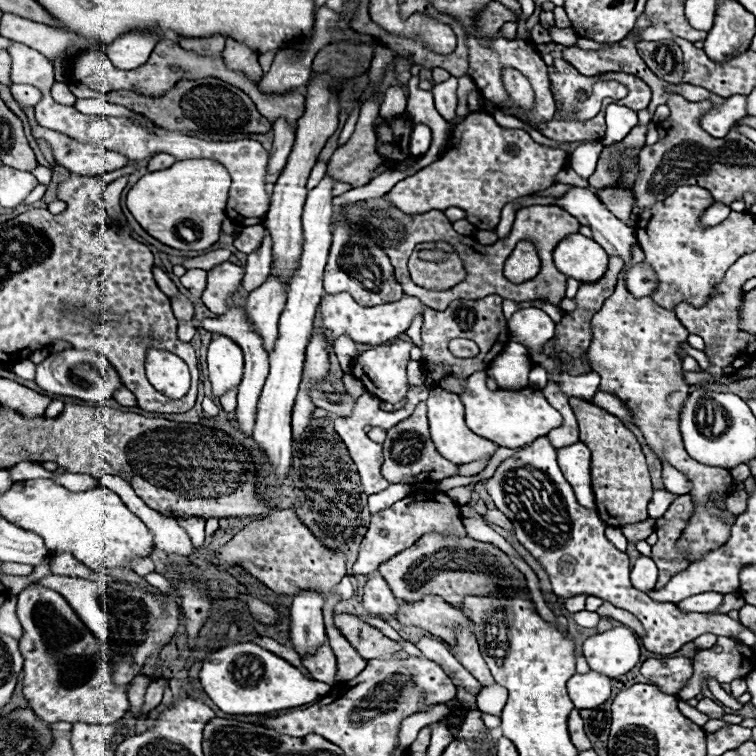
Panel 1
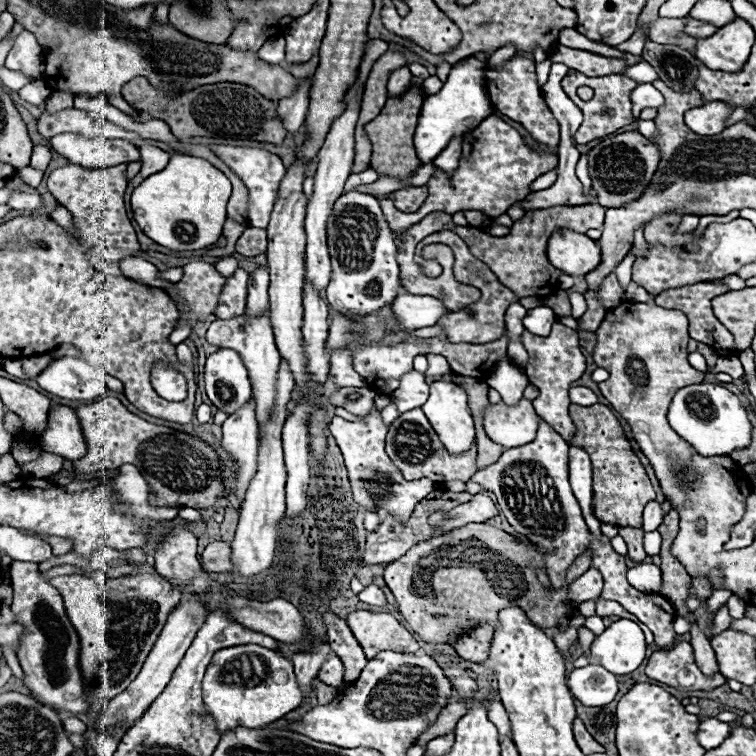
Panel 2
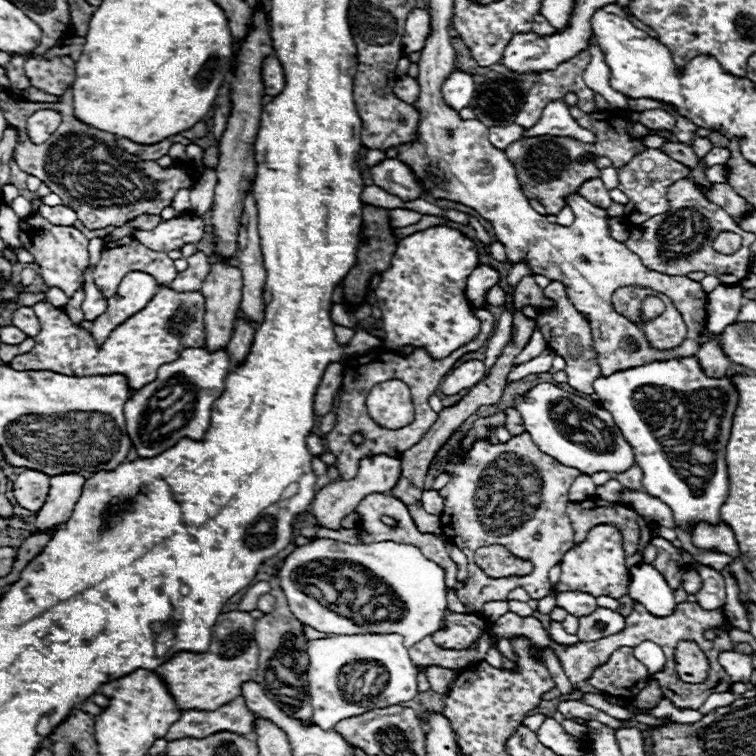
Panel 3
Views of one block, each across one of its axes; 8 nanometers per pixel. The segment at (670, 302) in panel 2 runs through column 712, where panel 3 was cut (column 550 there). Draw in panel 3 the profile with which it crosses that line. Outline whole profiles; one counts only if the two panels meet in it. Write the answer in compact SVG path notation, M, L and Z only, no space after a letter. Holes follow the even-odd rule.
M552 282L550 286L544 288L544 292L546 292L546 296L550 296L556 302L556 312L546 314L546 316L540 316L538 318L538 330L542 332L548 348L552 348L558 356L562 356L566 360L564 372L568 374L568 384L574 390L592 394L594 392L592 390L592 382L600 376L600 368L598 368L598 362L596 362L596 350L592 346L592 334L590 334L592 330L590 330L590 324L574 308L574 304L568 300L566 288L564 288L562 282Z

